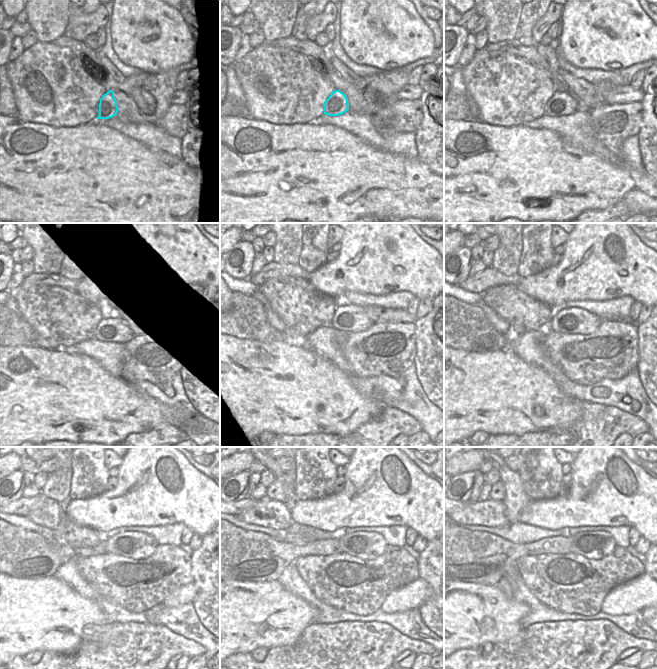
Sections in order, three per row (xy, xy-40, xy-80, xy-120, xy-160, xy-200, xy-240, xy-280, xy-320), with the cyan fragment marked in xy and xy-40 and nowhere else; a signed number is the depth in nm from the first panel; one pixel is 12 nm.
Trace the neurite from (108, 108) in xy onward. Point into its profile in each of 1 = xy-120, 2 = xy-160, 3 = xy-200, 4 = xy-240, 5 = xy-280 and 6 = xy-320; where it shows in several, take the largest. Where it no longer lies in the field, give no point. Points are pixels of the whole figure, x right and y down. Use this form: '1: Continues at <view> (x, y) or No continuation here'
1: Continues at xy-120 (118, 326)
2: Continues at xy-160 (345, 320)
3: Continues at xy-200 (574, 320)
4: Continues at xy-240 (137, 545)
5: Continues at xy-280 (365, 545)
6: Continues at xy-320 (596, 545).

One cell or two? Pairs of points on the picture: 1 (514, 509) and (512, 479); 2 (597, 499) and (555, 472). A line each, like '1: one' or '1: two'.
1: one
2: two

